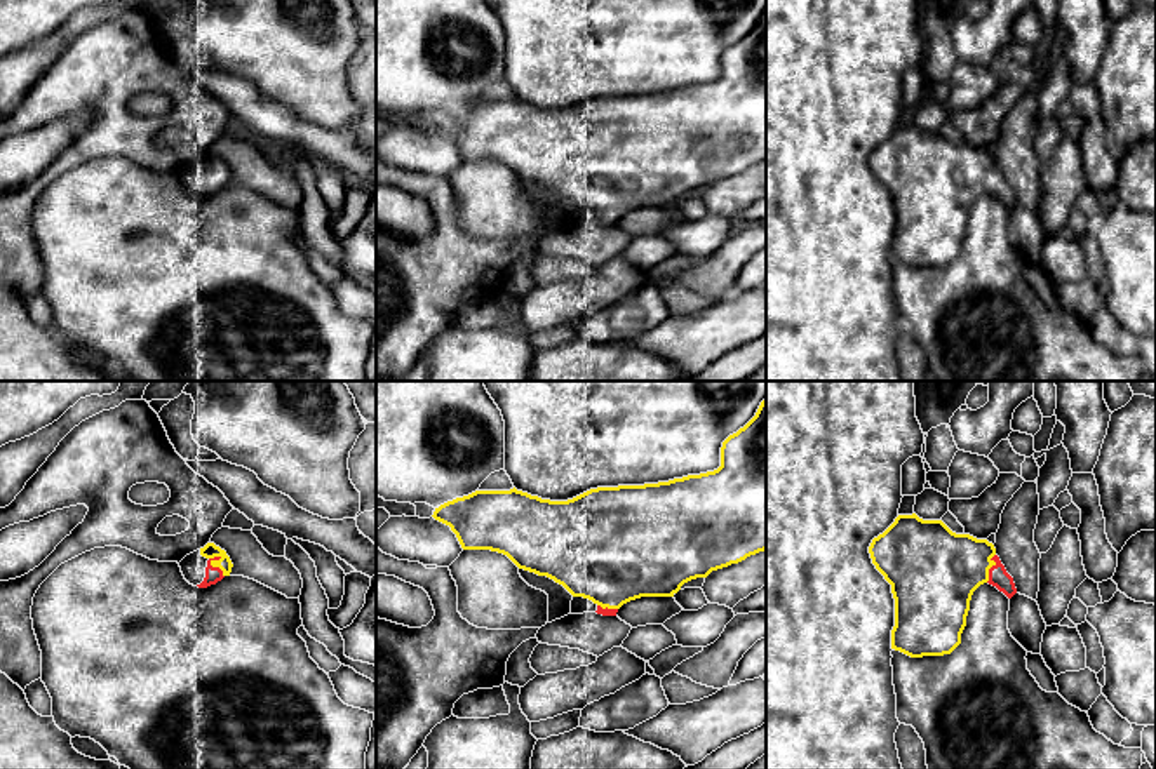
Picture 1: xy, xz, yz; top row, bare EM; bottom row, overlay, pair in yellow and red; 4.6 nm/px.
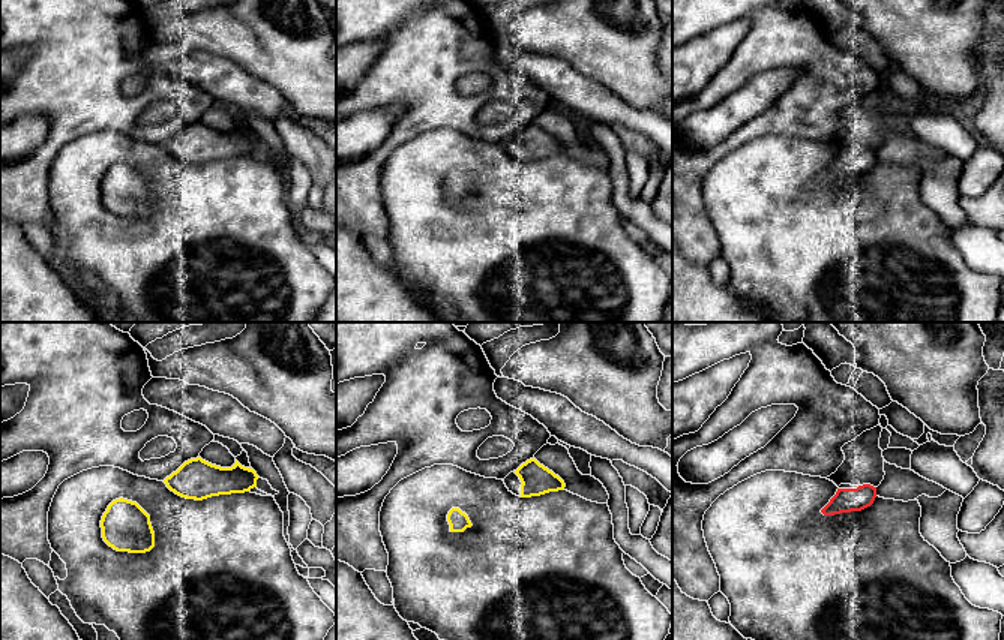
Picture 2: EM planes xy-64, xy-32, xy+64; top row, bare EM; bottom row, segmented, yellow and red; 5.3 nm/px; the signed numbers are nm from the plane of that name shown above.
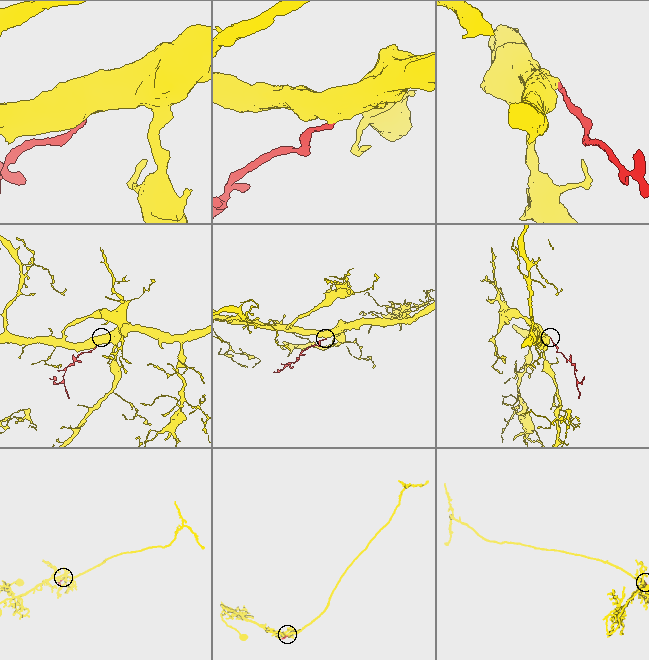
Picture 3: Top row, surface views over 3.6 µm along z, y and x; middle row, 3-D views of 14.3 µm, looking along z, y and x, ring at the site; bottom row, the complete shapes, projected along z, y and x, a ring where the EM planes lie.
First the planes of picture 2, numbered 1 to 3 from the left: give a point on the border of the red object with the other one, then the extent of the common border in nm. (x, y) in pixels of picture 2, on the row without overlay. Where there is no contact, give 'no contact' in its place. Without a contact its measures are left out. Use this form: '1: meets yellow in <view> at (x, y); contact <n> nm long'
1: no contact
2: no contact
3: no contact

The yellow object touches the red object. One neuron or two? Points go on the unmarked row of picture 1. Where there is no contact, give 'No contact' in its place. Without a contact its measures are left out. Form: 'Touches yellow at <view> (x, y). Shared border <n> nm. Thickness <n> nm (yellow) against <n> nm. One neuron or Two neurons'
Touches yellow at xy (216, 176). Shared border 120 nm. Thickness 70 nm (yellow) against 80 nm. One neuron

